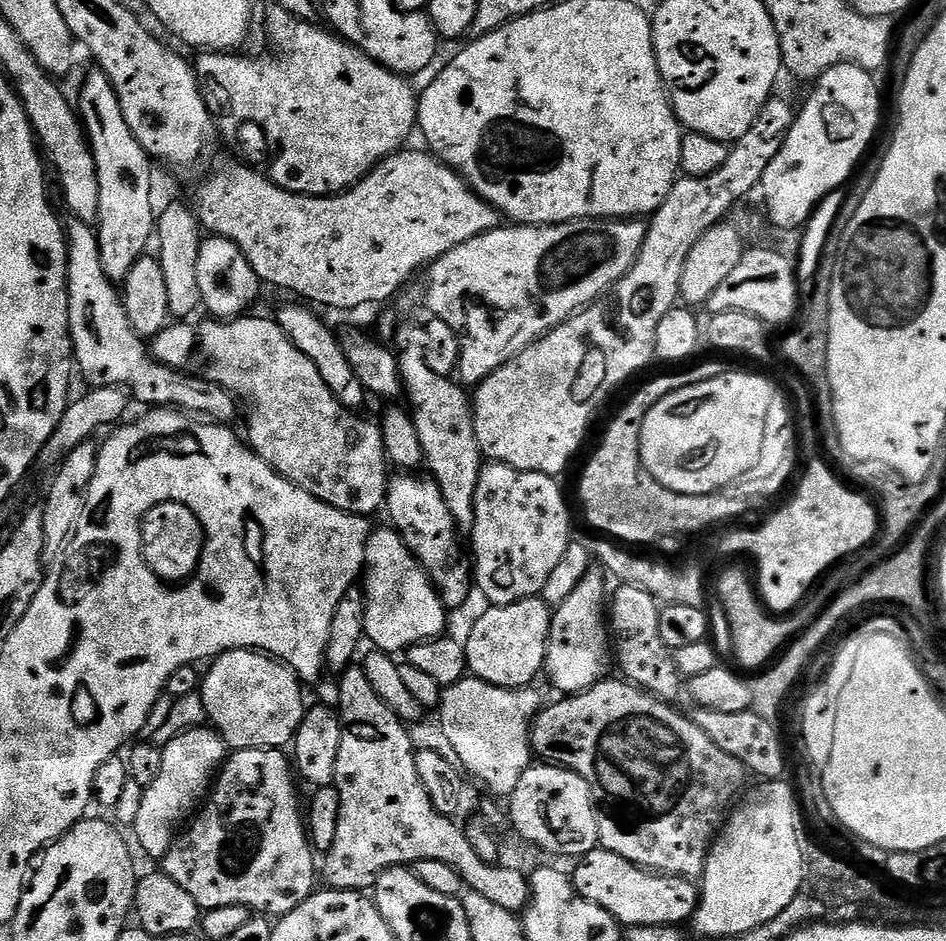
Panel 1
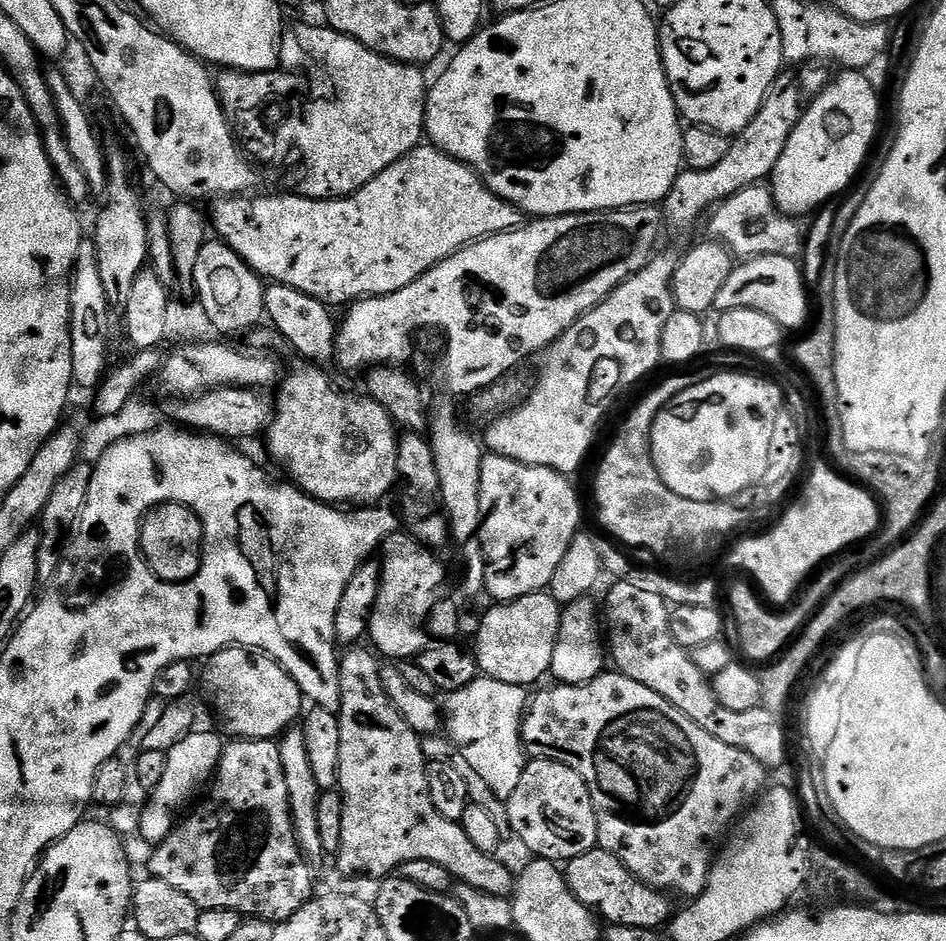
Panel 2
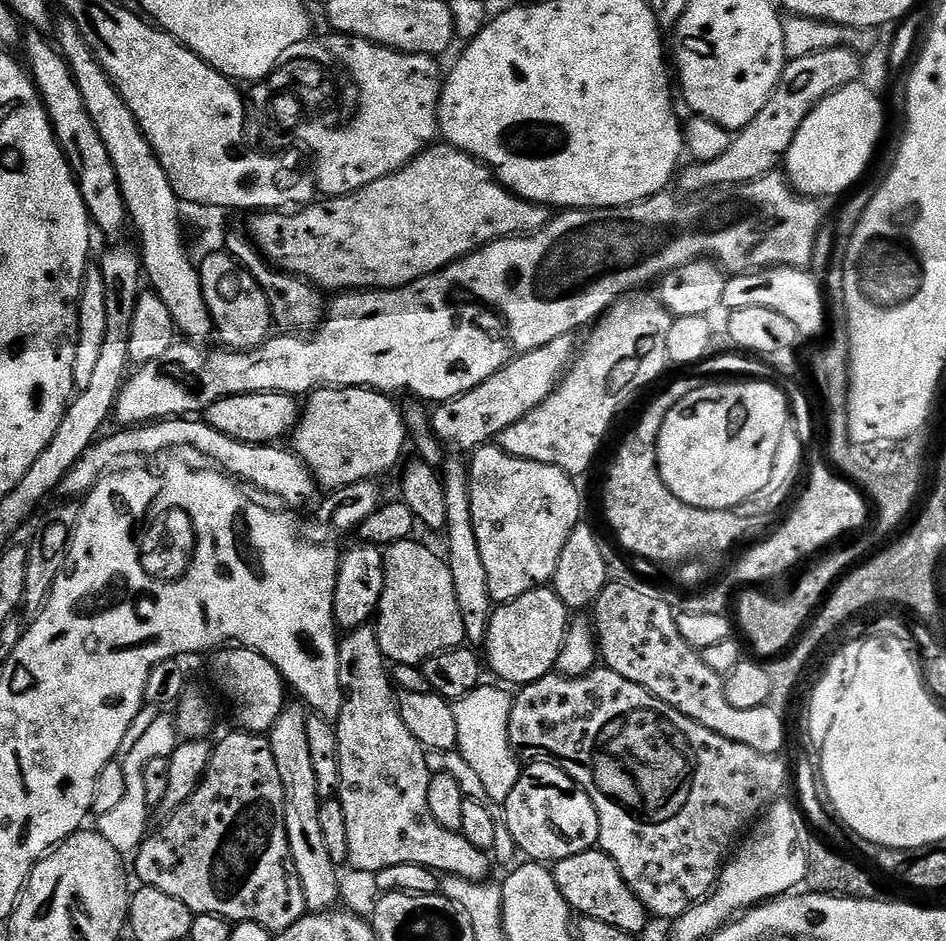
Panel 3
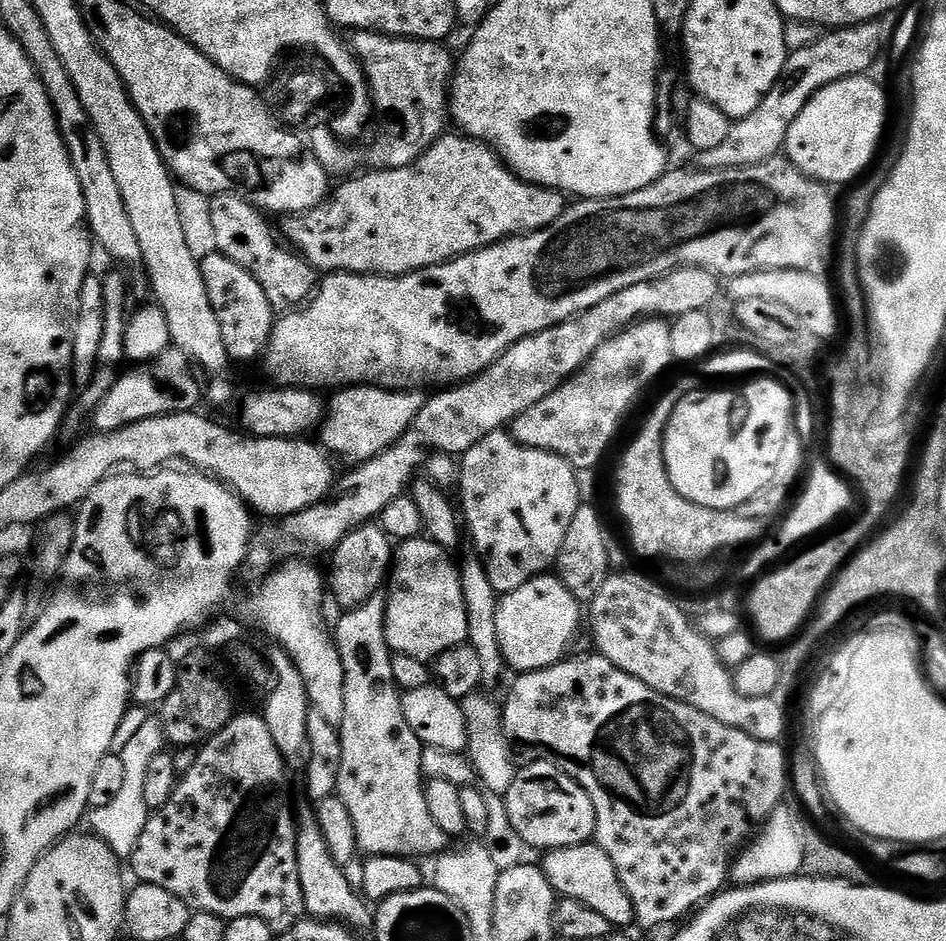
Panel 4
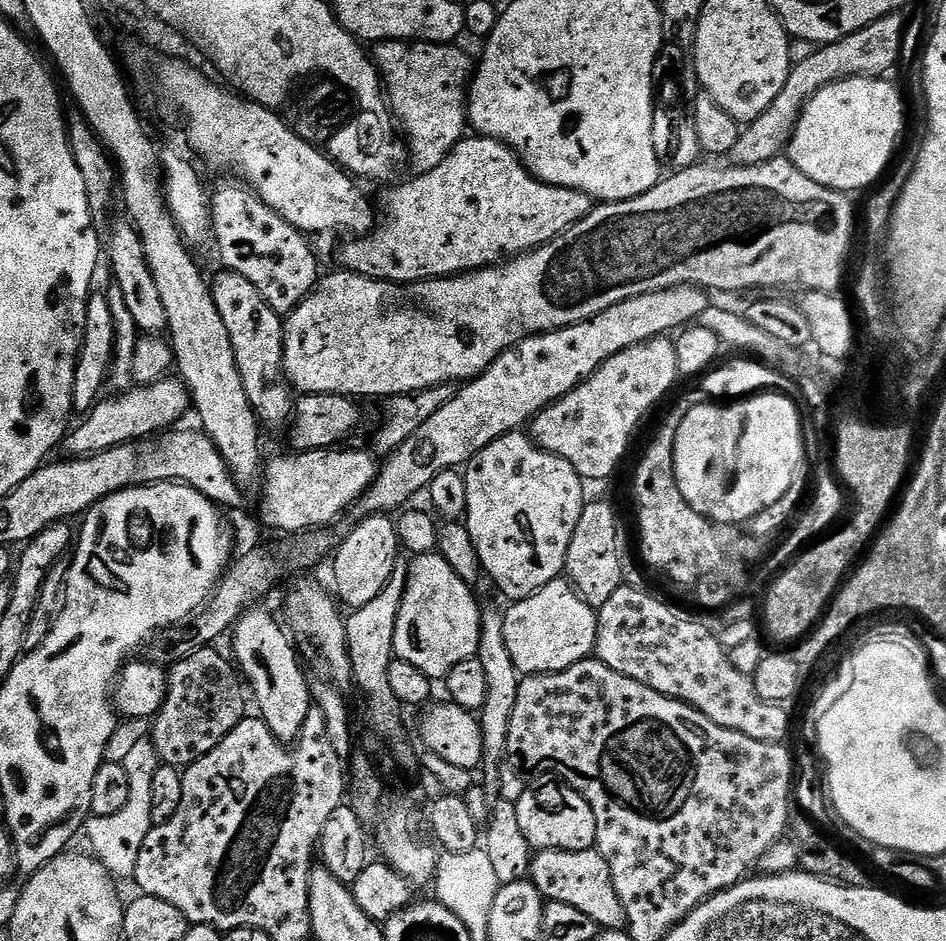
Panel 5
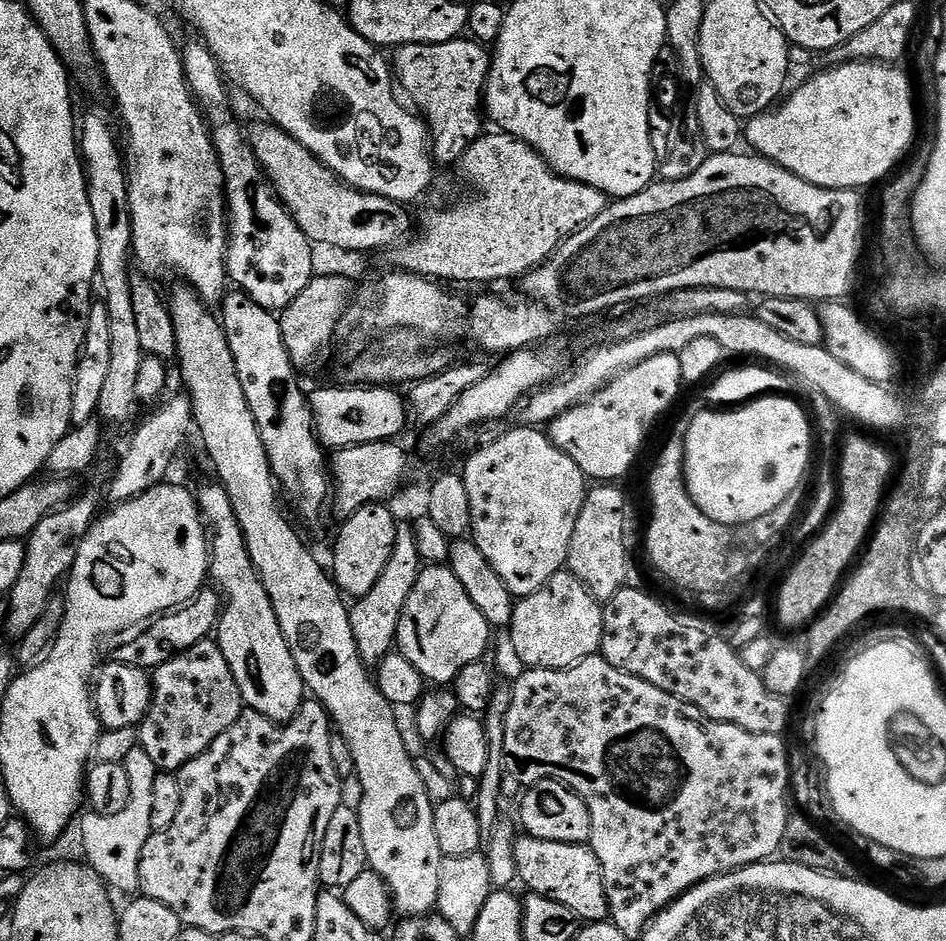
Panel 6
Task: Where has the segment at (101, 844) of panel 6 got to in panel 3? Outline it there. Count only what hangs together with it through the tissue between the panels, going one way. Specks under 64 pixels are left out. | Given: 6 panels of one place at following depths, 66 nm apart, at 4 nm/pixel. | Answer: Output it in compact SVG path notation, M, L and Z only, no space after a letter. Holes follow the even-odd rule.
M161 714L148 727L147 732L139 739L139 743L122 757L124 765L124 773L126 774L126 794L122 797L122 802L118 802L118 806L114 806L114 810L110 810L106 814L96 816L94 822L95 831L100 833L102 838L106 838L106 842L110 842L110 846L114 846L114 850L118 850L122 854L135 853L136 849L144 842L145 836L149 835L148 815L150 809L146 802L146 782L142 779L146 762L154 762L154 758L168 758L172 751L176 748L178 737L176 734L176 722L171 715Z

